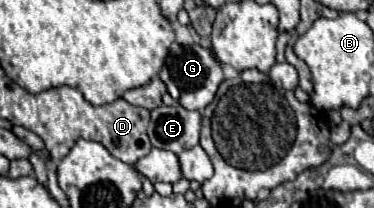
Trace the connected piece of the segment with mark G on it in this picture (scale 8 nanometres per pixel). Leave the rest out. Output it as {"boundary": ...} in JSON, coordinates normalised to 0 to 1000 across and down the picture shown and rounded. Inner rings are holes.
{"boundary":[[[465,216],[439,293],[439,322],[428,332],[428,380],[439,389],[449,438],[455,438],[455,399],[476,428],[476,486],[492,524],[519,524],[540,543],[551,505],[572,476],[583,409],[599,389],[599,351],[561,236],[540,216],[513,216],[513,226]]]}

